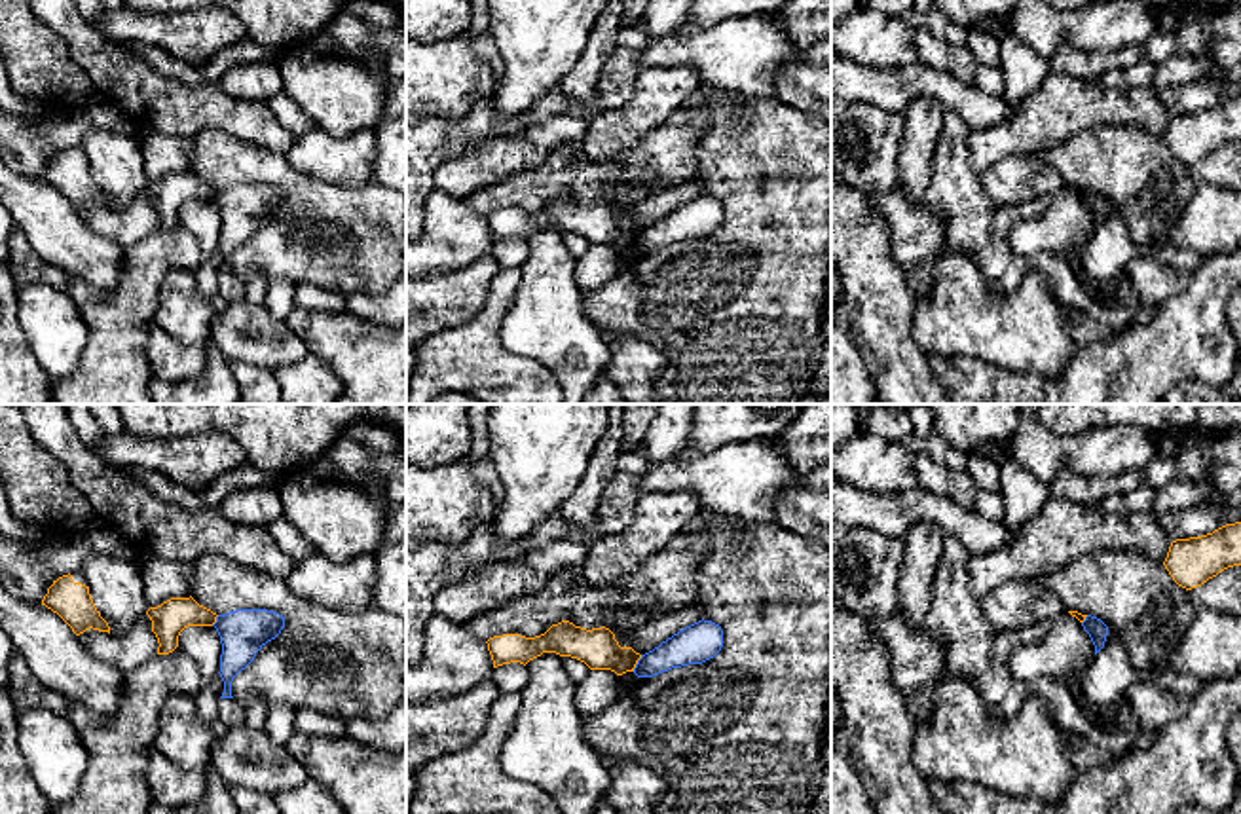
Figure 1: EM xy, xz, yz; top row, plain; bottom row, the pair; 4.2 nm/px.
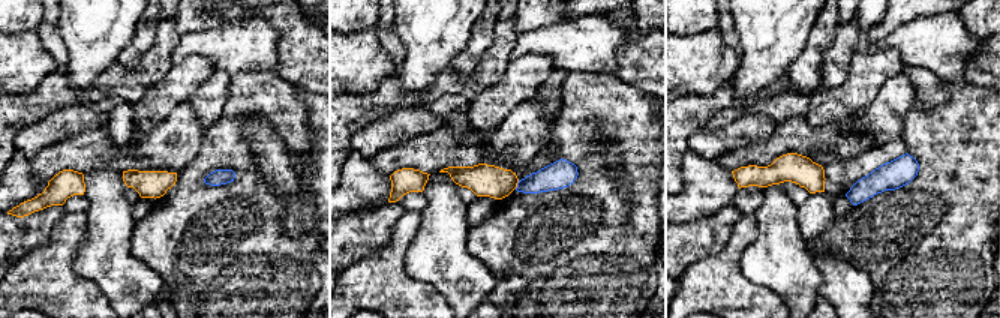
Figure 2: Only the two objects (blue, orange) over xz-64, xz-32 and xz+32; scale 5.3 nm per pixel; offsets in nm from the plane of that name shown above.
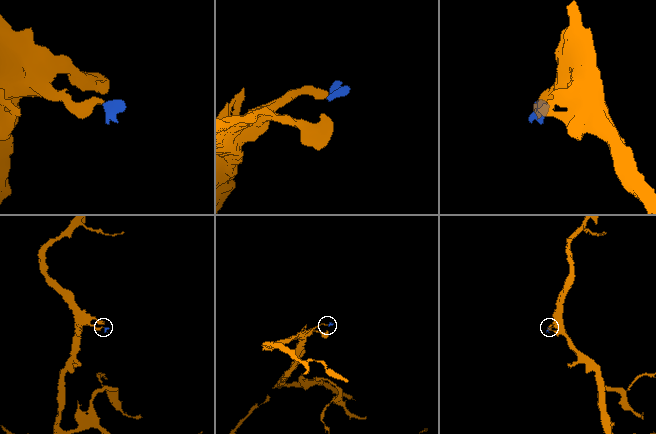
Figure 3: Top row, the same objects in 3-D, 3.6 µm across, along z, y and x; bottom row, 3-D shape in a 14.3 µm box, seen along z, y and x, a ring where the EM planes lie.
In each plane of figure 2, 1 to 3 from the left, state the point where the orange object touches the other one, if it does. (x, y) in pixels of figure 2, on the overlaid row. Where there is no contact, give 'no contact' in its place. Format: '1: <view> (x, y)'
1: no contact
2: xz-32 (517, 185)
3: no contact

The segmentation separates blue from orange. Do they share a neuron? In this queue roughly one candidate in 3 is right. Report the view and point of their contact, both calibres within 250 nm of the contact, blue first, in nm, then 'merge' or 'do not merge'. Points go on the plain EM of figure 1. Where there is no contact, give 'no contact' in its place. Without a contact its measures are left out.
contact xz (638, 238); calibres 160 and 170 nm; do not merge

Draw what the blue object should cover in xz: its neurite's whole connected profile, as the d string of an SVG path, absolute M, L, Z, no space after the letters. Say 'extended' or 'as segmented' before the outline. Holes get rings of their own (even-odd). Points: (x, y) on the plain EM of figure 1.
as segmented; M702 194L679 205L653 226L641 230L634 243L634 249L638 252L653 252L672 243L702 239L713 233L721 226L721 222L721 201Z

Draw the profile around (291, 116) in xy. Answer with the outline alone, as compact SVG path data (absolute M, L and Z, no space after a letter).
M285 91L273 95L268 101L268 106L279 123L294 137L300 137L315 127L313 120Z

